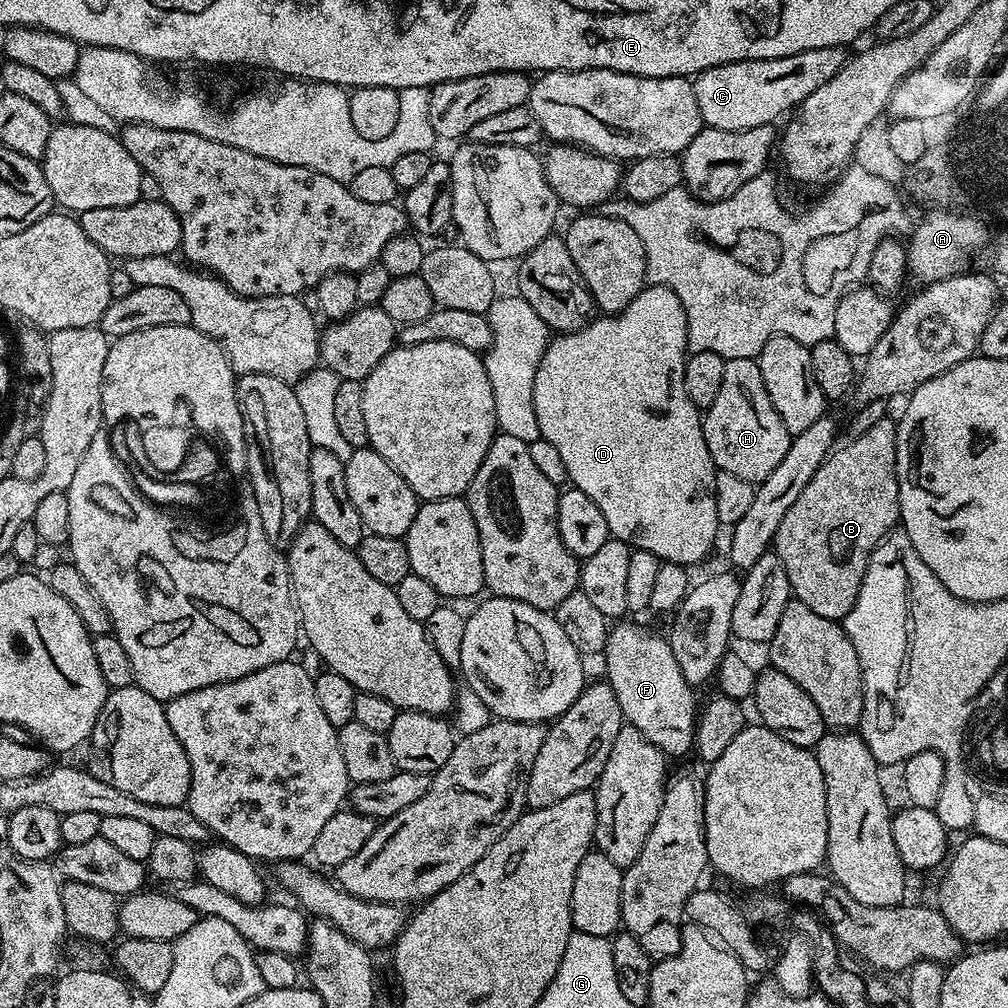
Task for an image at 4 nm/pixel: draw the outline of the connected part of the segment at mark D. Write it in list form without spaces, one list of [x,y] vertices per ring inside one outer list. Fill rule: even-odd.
[[[648,284],[636,295],[634,302],[630,302],[630,306],[621,312],[597,315],[589,320],[585,328],[549,339],[546,354],[542,354],[542,362],[538,362],[538,370],[534,374],[534,418],[538,418],[540,439],[552,443],[558,449],[566,465],[571,487],[582,490],[582,494],[586,494],[586,498],[590,498],[590,502],[602,510],[611,539],[626,542],[633,550],[646,550],[661,562],[693,566],[707,558],[716,540],[716,531],[721,531],[722,525],[718,518],[718,506],[714,506],[714,482],[718,469],[706,446],[701,409],[690,402],[686,394],[684,362],[688,355],[688,323],[682,298],[678,298],[678,294],[666,286]]]

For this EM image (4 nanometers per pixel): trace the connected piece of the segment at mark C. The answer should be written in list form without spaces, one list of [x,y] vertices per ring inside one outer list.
[[[844,48],[802,50],[802,54],[790,54],[790,58],[739,60],[708,68],[694,80],[698,110],[705,125],[718,130],[746,130],[772,124],[779,116],[787,117],[799,108],[818,86],[826,86],[846,63],[844,54]]]

